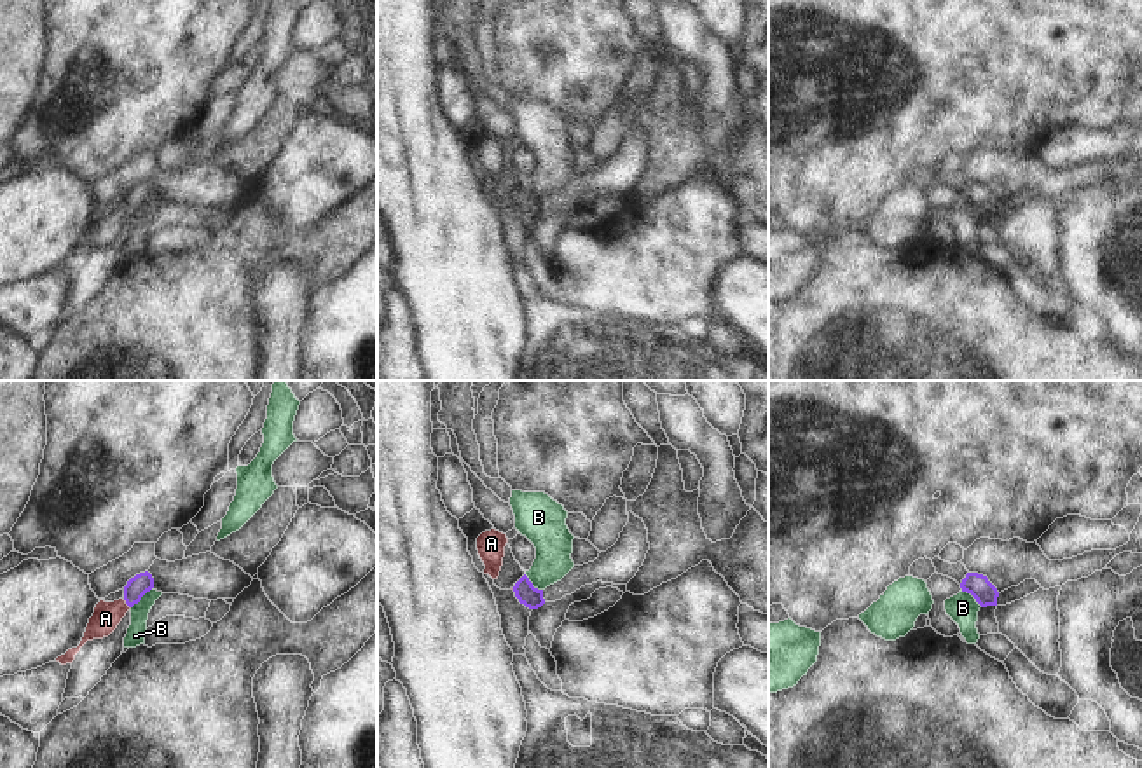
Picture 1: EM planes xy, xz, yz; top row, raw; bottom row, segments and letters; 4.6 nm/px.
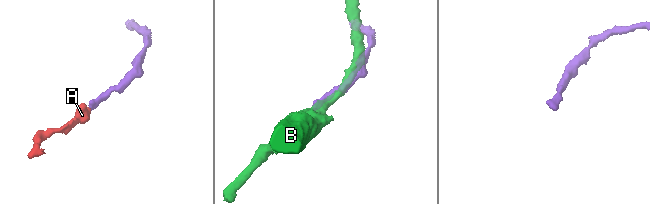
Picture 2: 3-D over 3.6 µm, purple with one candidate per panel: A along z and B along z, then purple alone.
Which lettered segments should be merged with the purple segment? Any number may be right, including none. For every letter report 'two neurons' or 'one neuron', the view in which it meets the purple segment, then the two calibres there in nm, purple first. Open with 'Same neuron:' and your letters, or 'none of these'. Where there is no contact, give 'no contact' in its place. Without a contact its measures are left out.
Same neuron: A
A: one neuron; meets purple in xy; 100 nm thick on the purple side, 130 nm on the other
B: two neurons; meets purple in xy; 100 nm thick on the purple side, 90 nm on the other

